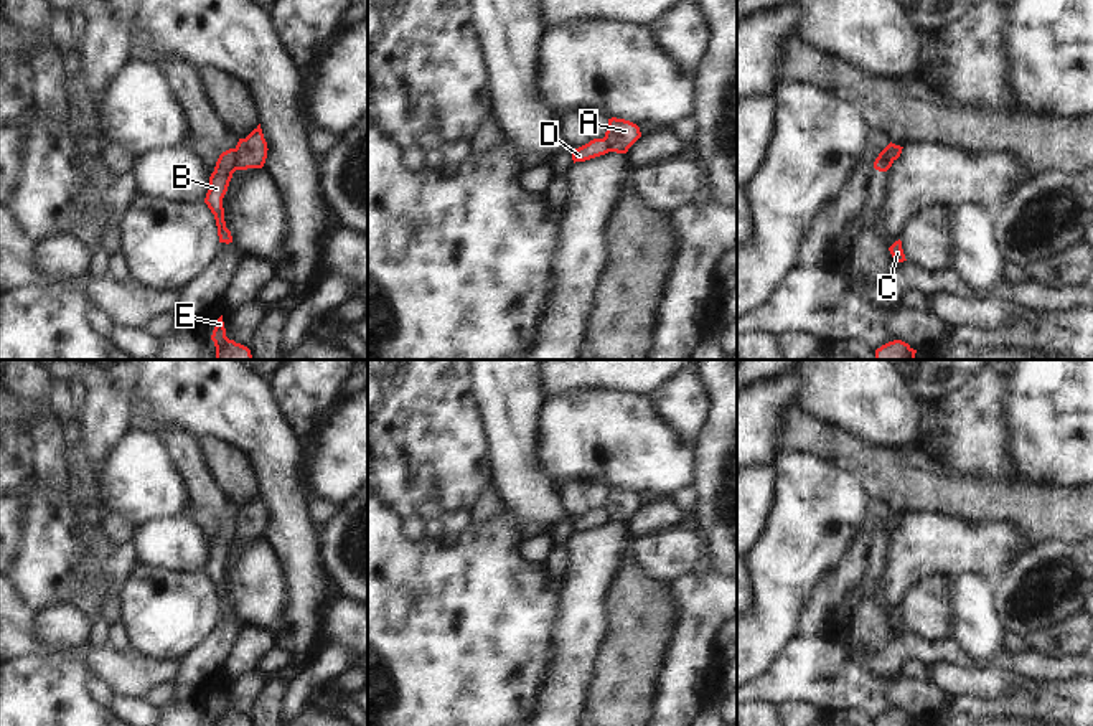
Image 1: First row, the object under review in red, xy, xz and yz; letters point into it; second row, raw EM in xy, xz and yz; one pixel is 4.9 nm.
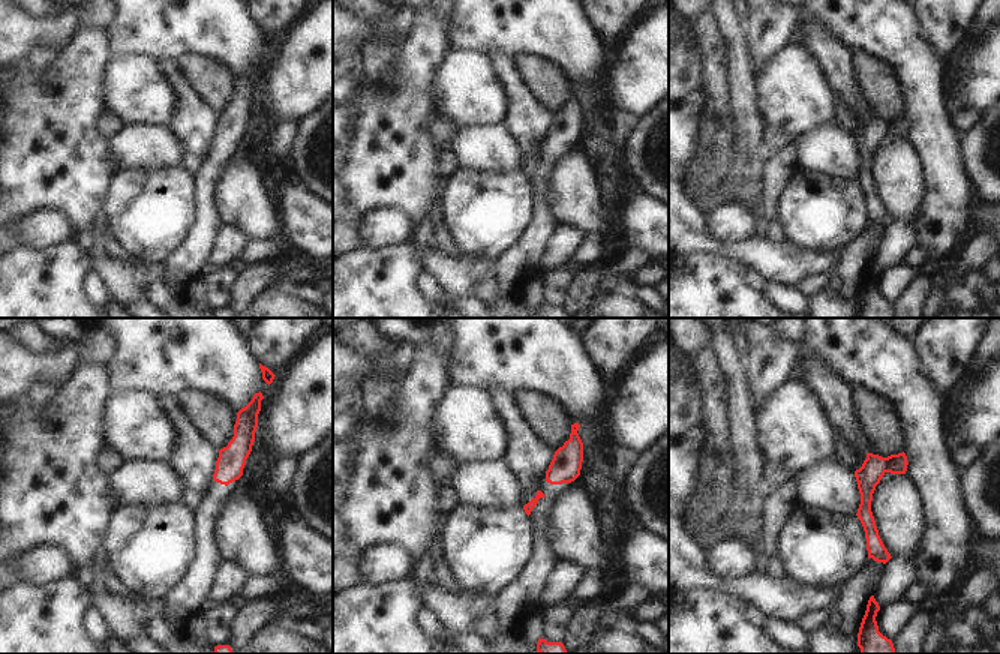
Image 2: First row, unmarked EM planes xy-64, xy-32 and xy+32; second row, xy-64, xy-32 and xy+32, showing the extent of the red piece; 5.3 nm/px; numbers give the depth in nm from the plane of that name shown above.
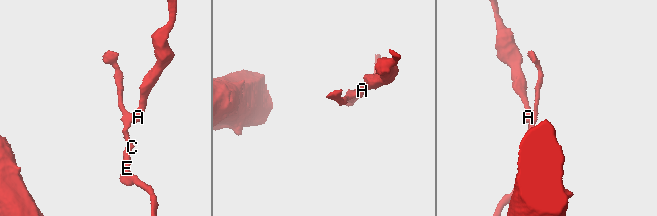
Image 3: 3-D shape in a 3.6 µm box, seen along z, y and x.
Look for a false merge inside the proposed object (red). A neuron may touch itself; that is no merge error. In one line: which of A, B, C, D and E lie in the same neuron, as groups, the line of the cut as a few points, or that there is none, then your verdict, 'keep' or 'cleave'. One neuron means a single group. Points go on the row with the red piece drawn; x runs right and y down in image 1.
A / B C D E; cut in xy along (233, 149), (233, 165), (236, 169); cleave

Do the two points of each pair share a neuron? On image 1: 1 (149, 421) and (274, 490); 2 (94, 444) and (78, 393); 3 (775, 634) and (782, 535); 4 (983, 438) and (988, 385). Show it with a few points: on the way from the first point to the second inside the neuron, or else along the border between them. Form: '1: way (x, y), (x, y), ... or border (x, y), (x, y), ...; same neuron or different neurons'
1: way (187, 414), (225, 414), (262, 452); same neuron
2: border (81, 385), (86, 395), (83, 406); different neurons
3: way (775, 609), (782, 581), (782, 560); same neuron
4: way (983, 424), (986, 419), (986, 398); same neuron

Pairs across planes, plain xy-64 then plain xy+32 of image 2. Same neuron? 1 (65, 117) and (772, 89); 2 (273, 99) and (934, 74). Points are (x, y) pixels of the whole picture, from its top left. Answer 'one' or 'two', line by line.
1: two
2: two

